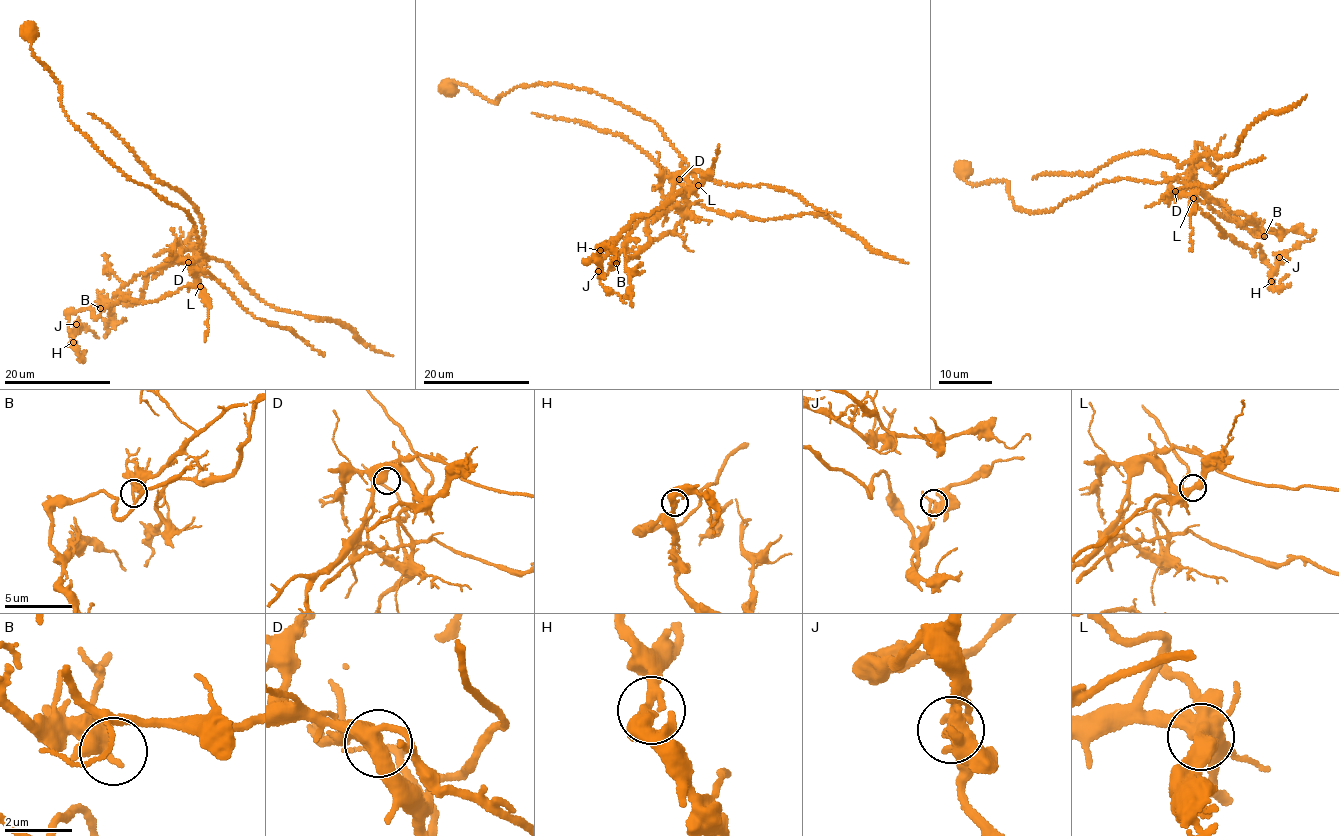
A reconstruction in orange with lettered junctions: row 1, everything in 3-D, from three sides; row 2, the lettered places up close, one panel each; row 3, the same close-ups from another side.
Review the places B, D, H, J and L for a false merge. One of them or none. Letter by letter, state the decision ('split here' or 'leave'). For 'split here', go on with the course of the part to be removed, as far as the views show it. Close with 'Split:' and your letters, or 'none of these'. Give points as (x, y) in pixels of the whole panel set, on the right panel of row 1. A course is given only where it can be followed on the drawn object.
B: leave
D: leave
H: leave
J: leave
L: split here; foreign part runs (1193, 197), (1188, 182), (1192, 164), (1204, 153), (1219, 157), (1236, 153), (1253, 122), (1297, 104), (1306, 94)
Split: L

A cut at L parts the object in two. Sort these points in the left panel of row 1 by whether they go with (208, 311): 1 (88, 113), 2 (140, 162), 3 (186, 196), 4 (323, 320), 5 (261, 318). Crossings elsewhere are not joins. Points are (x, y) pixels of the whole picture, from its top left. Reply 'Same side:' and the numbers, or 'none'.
Same side: 5

